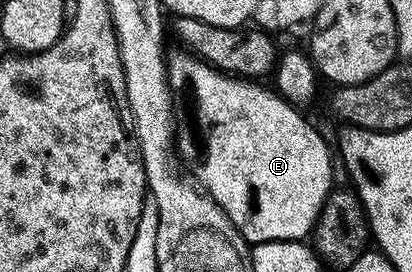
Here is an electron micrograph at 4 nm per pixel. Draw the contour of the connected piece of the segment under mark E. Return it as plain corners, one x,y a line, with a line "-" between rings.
188,56
185,62
180,58
173,62
171,59
170,66
173,71
184,66
180,82
192,97
188,134
194,141
200,142
199,185
203,193
217,203
245,243
307,239
334,186
332,158
328,155
328,146
324,143
323,136
300,115
303,113
299,109
289,105
275,89
268,87
267,90
266,87
259,86
256,83
259,81
229,76
195,56

